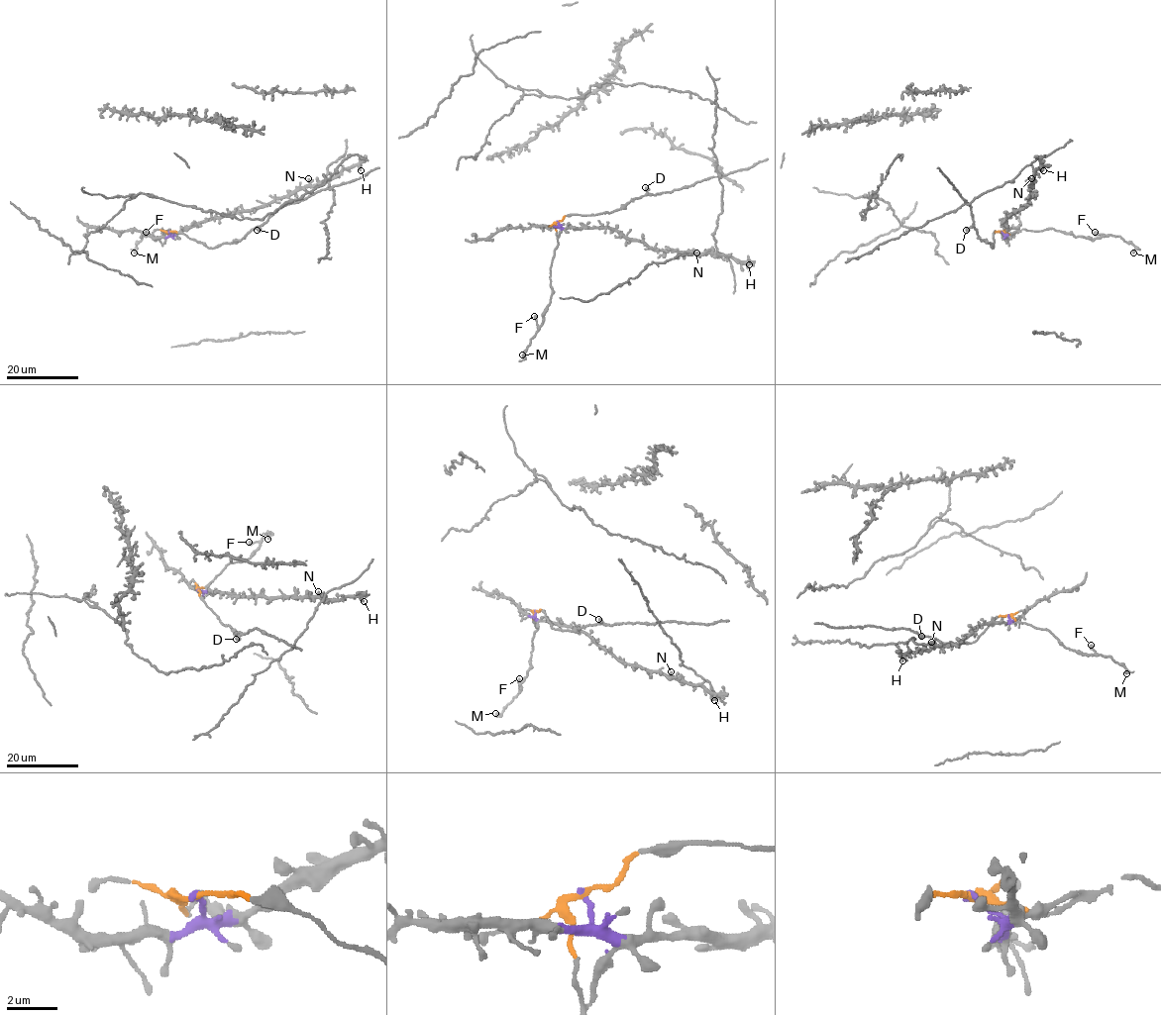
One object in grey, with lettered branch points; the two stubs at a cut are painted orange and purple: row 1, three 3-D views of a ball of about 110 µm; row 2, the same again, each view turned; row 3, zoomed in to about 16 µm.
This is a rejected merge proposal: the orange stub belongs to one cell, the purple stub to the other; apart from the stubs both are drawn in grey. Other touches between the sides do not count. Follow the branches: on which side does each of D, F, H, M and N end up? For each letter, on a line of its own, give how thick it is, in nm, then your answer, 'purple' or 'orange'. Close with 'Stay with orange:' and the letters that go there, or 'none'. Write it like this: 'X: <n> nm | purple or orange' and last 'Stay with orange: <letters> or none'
D: 600 nm | orange
F: 480 nm | orange
H: 280 nm | purple
M: 360 nm | orange
N: 240 nm | purple
Stay with orange: D, F, M

